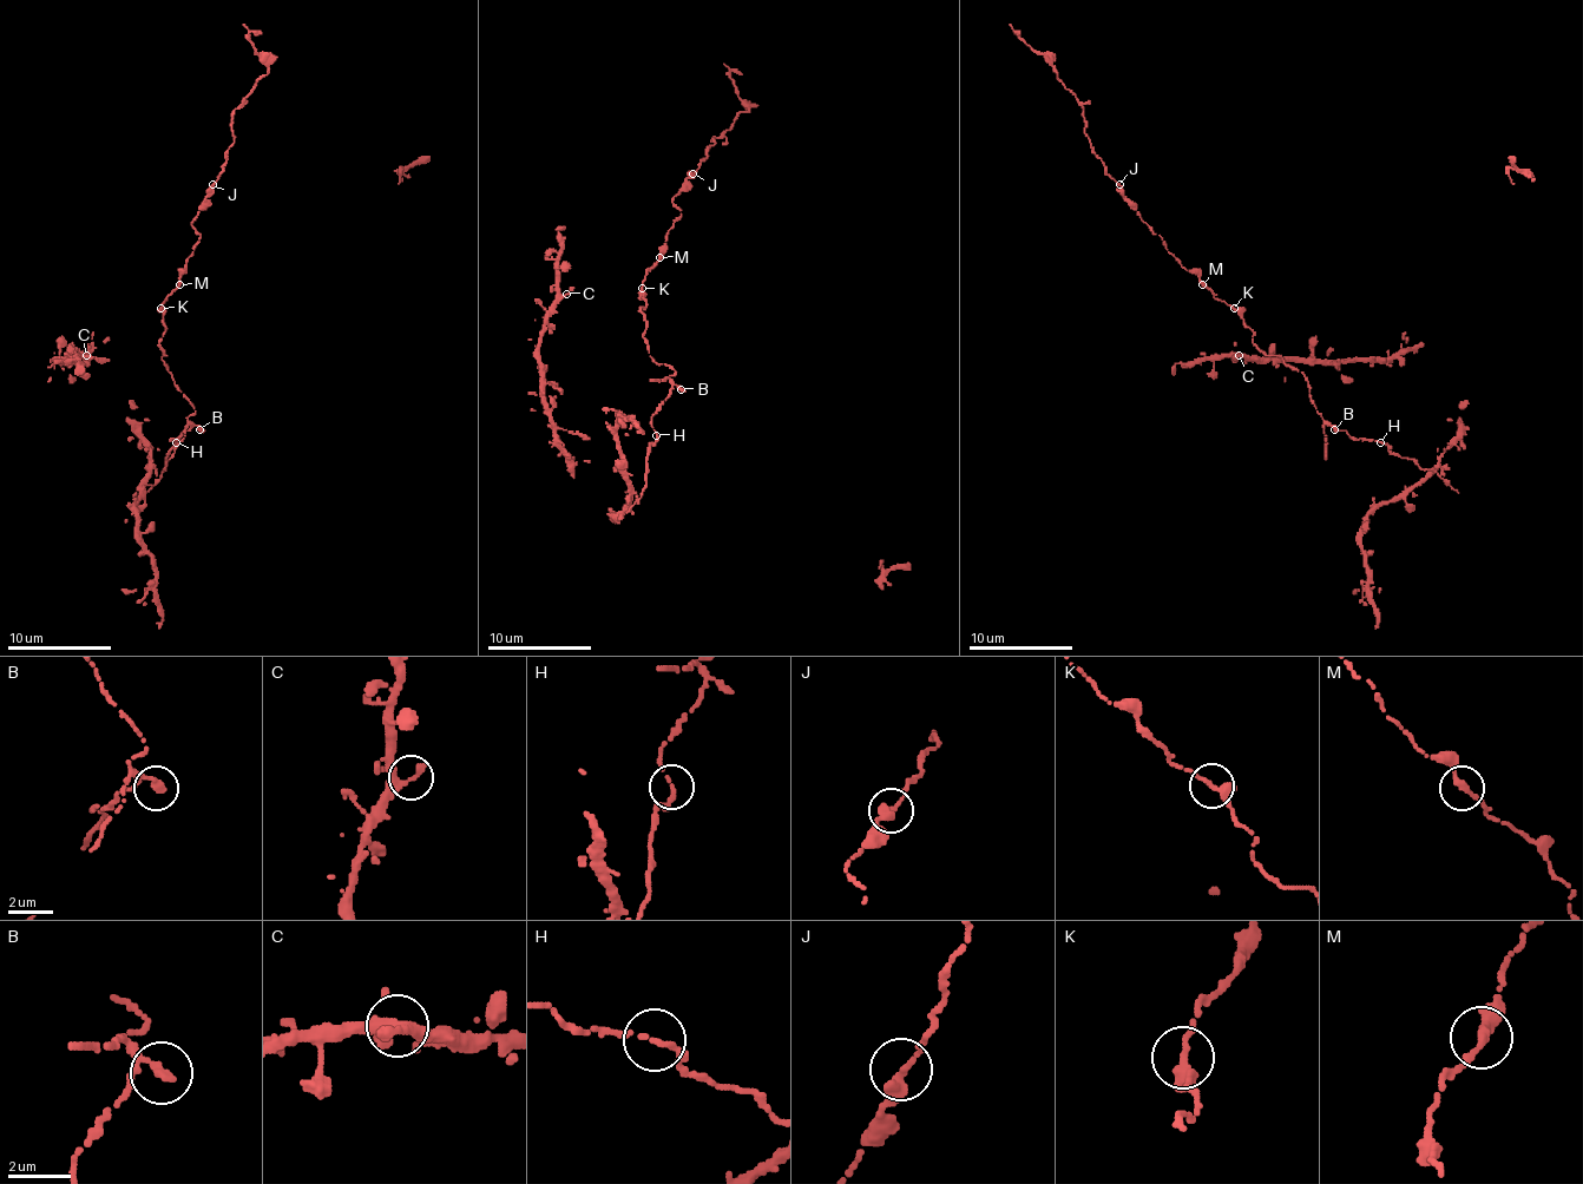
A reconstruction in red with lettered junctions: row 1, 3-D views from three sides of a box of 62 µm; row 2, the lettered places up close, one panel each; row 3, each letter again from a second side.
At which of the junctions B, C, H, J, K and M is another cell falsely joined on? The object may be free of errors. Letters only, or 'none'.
none

